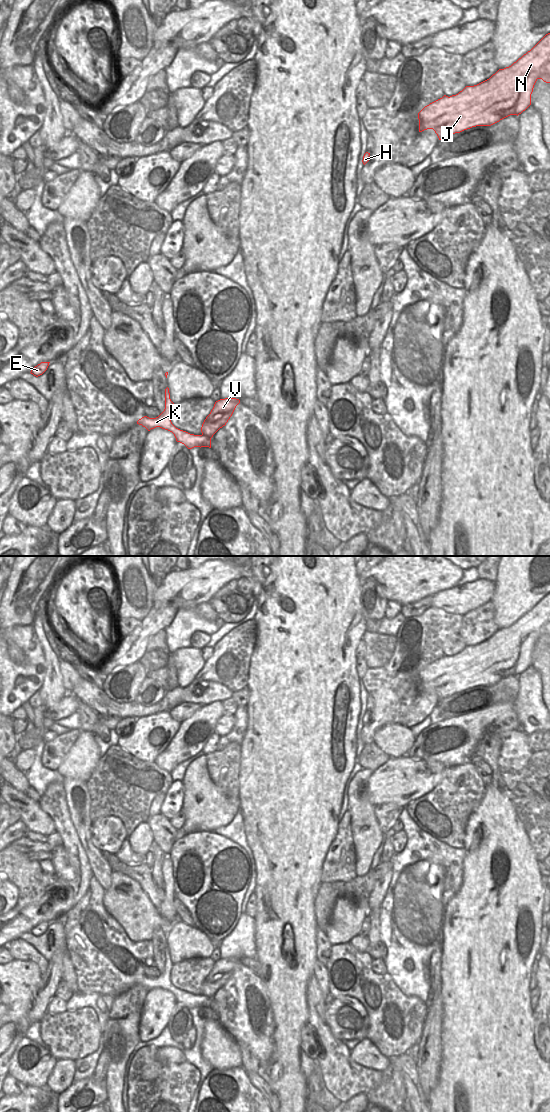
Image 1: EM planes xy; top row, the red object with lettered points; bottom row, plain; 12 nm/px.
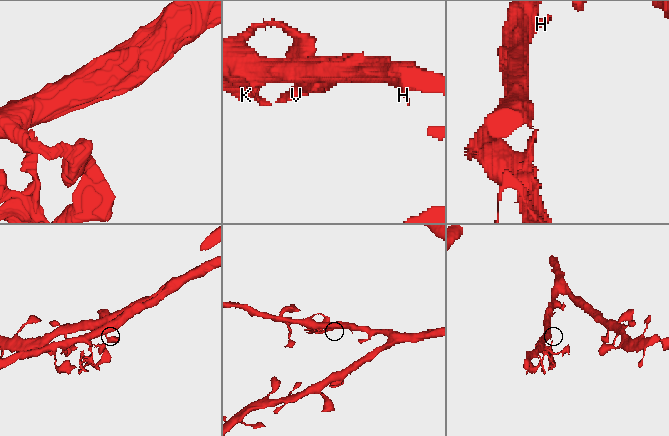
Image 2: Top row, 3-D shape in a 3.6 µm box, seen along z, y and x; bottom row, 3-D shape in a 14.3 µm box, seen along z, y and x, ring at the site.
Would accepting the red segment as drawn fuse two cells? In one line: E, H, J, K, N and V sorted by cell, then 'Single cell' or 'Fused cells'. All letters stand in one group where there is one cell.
Groups: E H J N V / K. Fused cells.

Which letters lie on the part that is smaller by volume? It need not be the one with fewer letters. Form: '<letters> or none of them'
K

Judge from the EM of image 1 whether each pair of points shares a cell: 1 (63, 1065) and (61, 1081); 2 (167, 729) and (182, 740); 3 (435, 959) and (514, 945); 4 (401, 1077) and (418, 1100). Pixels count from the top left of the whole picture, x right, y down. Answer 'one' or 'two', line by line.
1: one
2: two
3: two
4: one

